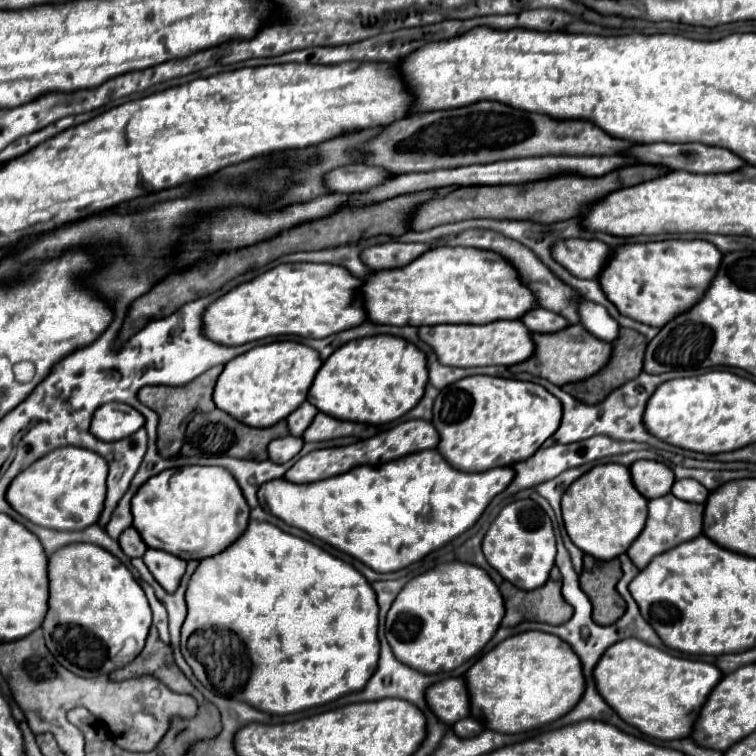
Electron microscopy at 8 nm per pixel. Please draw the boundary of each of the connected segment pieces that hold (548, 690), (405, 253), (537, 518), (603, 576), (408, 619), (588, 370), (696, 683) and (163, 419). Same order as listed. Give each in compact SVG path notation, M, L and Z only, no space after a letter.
M539 630L499 642L465 672L465 682L469 684L471 716L485 728L505 734L527 732L557 720L577 704L585 690L577 654L561 638Z
M385 242L361 252L361 260L371 270L391 270L399 266L407 266L421 254L425 254L431 246L429 244L403 244L403 242Z
M533 500L511 502L491 522L483 538L483 554L505 580L521 590L535 590L547 582L549 570L555 564L553 524Z
M585 556L579 584L593 604L593 620L597 624L613 624L613 620L625 612L625 602L615 590L619 578L621 566L617 558L609 562L597 562L593 556Z
M447 562L409 580L387 612L387 642L403 664L419 672L455 670L477 656L493 638L505 608L491 576L467 562Z
M581 324L567 326L565 330L555 332L555 334L533 334L533 342L535 342L535 354L529 360L525 360L523 364L519 364L519 368L523 372L547 378L549 382L553 382L557 386L581 382L581 380L587 380L589 376L597 374L599 370L605 368L605 364L611 358L611 350L613 350L613 344L597 340Z
M629 638L629 640L621 640L619 644L609 646L603 652L601 662L597 664L597 668L593 668L593 678L597 684L597 692L621 716L621 720L639 728L643 734L647 734L651 738L677 740L677 738L687 738L689 732L693 730L693 724L697 720L697 714L699 714L703 702L707 700L707 696L715 688L715 684L721 680L721 672L713 664L671 656L655 646L649 646L641 640Z
M213 366L195 380L191 380L185 386L143 386L139 390L139 400L141 404L149 406L159 414L159 438L157 438L157 448L163 458L171 458L181 450L183 438L185 438L185 428L193 412L211 412L215 410L213 402L213 388L217 382L217 376L223 372L223 366Z

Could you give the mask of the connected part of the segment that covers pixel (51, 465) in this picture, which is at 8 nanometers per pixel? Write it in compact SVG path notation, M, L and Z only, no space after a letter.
M61 446L13 478L7 488L7 502L33 524L53 530L83 530L97 522L105 502L107 462L93 450Z

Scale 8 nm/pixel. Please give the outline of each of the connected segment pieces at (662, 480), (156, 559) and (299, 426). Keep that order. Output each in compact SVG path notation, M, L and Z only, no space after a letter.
M637 460L629 466L629 472L631 472L635 488L647 500L661 498L661 496L669 494L671 486L675 482L673 472L665 464L655 462L655 460Z
M149 548L143 556L143 562L147 564L149 572L155 576L155 580L167 590L175 592L179 586L181 576L185 574L185 560L163 552L163 550L153 550Z
M305 402L305 404L301 404L293 414L289 414L289 416L287 416L287 424L289 424L291 434L293 434L293 436L301 436L301 434L309 428L309 424L313 422L313 418L315 418L317 412L319 412L319 410L317 410L313 404Z

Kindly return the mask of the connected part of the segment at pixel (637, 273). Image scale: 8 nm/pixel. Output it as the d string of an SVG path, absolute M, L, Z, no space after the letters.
M663 240L663 242L647 242L647 244L625 244L615 248L611 262L605 266L605 270L599 276L599 282L607 298L613 300L613 304L619 308L621 314L637 322L643 322L647 326L663 328L669 320L687 312L703 298L703 292L709 288L711 280L715 278L721 260L723 260L723 252L705 240Z

